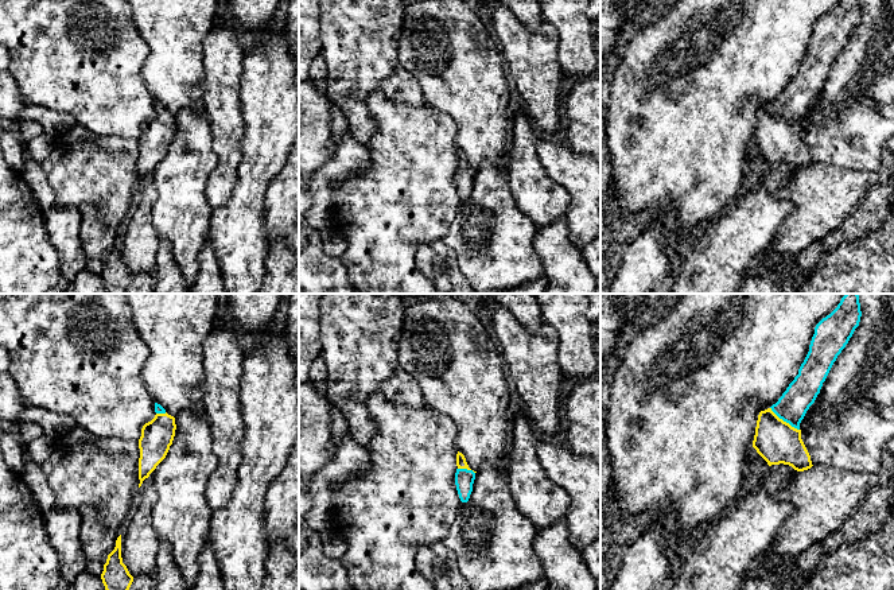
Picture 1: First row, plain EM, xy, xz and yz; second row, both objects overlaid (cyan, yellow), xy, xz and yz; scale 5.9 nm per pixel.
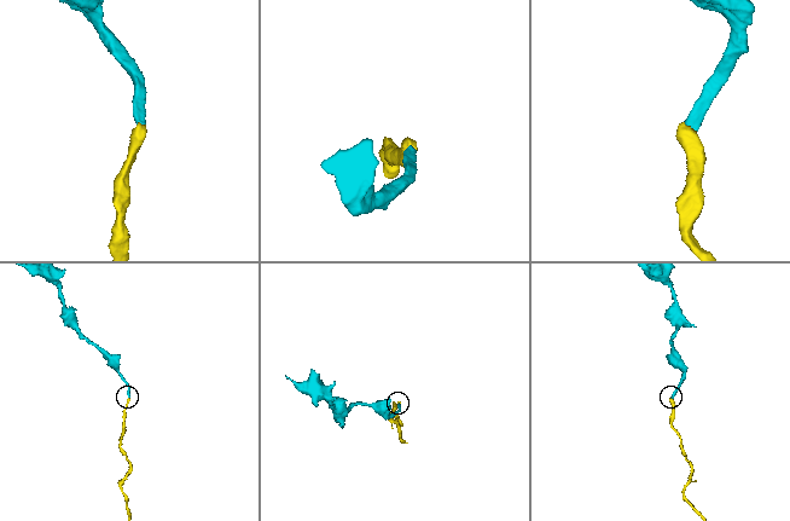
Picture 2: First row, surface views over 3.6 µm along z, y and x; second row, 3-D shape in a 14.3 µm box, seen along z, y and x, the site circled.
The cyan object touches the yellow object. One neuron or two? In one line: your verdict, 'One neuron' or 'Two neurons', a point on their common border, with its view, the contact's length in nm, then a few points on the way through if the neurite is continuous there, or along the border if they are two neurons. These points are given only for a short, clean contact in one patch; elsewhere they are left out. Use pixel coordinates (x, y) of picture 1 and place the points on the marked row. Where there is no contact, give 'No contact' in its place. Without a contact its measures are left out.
One neuron. Touches cyan at yz (784, 420). Shared border 220 nm. Path across: yz (800, 395), (784, 420), (777, 429), (776, 441)

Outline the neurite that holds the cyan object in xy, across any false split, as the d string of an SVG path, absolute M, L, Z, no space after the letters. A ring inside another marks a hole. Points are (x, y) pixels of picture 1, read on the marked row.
M155 403L155 412L155 418L143 426L139 439L139 488L166 458L175 436L175 418L158 403Z

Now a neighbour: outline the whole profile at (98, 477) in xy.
M75 426L55 439L42 467L54 492L57 508L75 508L81 516L79 543L88 560L106 563L114 550L139 493L139 440L98 439Z

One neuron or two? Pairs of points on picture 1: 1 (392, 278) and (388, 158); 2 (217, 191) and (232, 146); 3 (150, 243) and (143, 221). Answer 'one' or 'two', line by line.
1: one
2: one
3: one

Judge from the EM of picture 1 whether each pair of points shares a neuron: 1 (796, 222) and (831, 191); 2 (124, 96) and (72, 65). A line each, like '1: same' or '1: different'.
1: same
2: same

